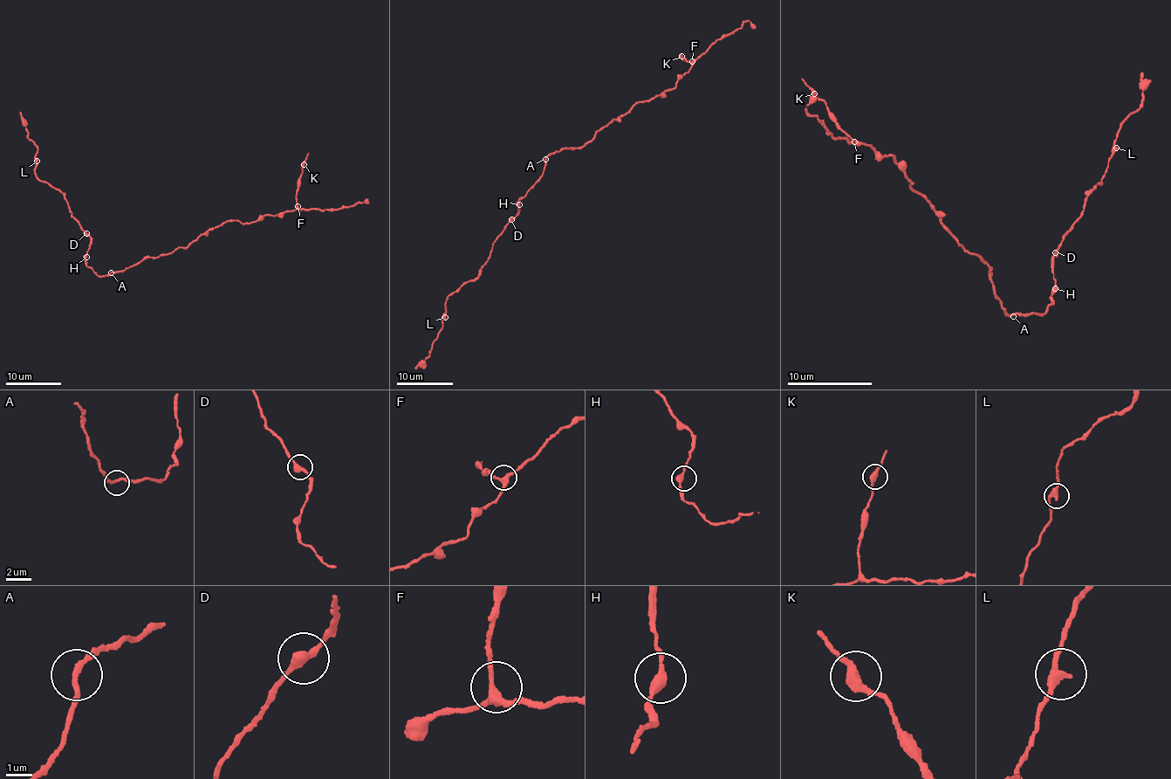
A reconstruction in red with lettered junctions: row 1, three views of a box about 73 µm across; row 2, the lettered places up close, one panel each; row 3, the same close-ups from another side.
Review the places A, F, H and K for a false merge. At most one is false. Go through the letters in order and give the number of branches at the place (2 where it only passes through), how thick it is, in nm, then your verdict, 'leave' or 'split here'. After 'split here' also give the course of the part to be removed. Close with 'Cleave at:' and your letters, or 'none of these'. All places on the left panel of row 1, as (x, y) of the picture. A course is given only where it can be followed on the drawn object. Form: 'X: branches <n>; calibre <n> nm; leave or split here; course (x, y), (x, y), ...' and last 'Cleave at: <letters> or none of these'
A: branches 2; calibre 190 nm; leave
F: branches 3; calibre 260 nm; leave
H: branches 2; calibre 320 nm; leave
K: branches 2; calibre 320 nm; leave
Cleave at: none of these

